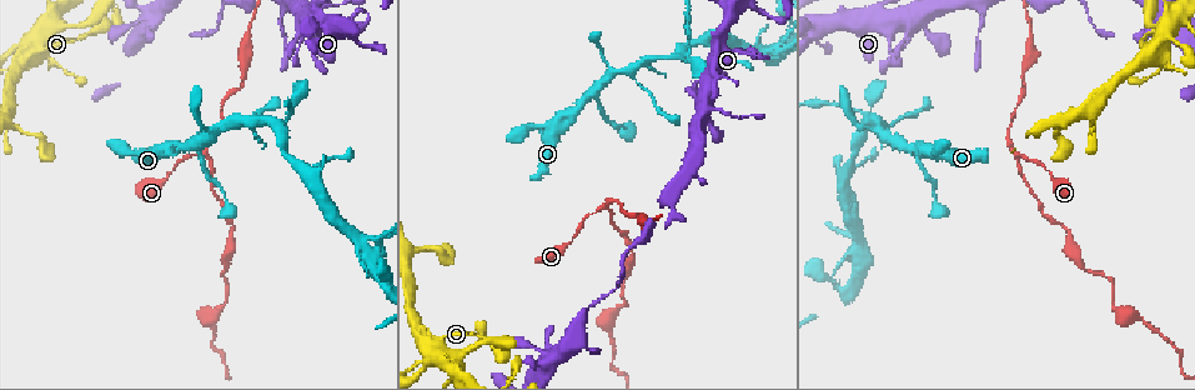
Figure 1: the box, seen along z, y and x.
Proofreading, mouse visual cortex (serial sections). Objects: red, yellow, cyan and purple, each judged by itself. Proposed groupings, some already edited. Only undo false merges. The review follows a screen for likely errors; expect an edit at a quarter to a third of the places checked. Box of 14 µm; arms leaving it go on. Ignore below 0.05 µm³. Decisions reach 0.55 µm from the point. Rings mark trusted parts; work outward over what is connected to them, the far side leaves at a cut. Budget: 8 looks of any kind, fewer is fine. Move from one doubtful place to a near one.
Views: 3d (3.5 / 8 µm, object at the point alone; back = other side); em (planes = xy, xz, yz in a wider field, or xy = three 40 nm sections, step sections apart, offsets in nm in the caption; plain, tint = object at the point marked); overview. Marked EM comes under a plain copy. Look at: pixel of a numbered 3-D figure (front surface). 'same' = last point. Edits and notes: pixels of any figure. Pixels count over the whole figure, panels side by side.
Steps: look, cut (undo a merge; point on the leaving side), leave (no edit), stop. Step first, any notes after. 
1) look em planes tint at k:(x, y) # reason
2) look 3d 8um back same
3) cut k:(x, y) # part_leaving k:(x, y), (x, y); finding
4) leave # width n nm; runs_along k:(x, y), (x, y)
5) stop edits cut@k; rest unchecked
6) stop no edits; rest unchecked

look 3d 3.5um at 1:(1018, 156) # a narrow waist

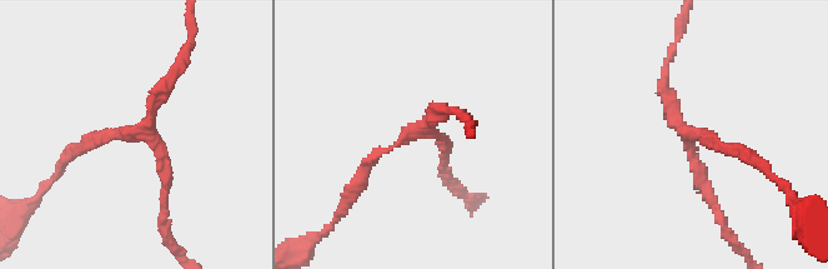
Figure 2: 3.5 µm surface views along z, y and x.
look em xy step 3 tint at 2:(139, 134) # need the tissue

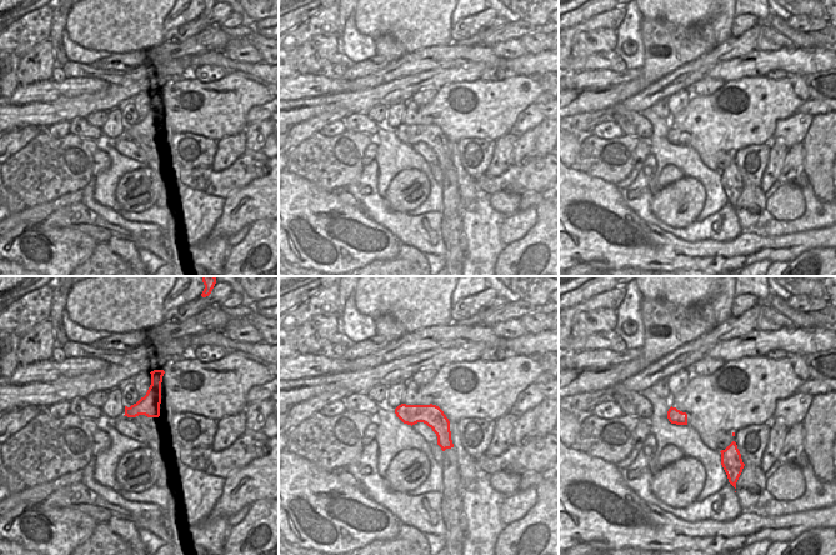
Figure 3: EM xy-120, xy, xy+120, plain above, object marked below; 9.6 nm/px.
leave # runs_along 2:(78, 149), (147, 134), (166, 173), (162, 199); continuous, no second cell

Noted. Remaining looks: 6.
look 3d 8um at 1:(921, 19) # small branch off a trunk

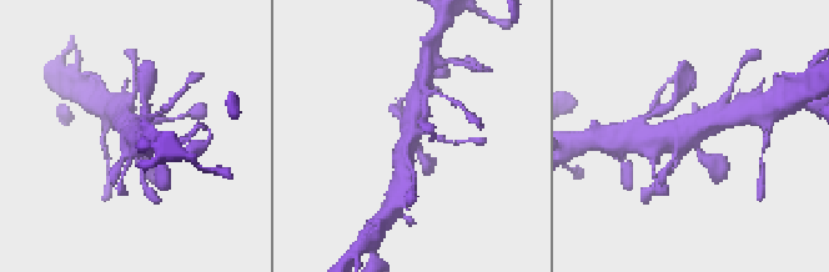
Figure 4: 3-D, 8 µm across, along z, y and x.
look em xy step 2 tint at 4:(692, 137)

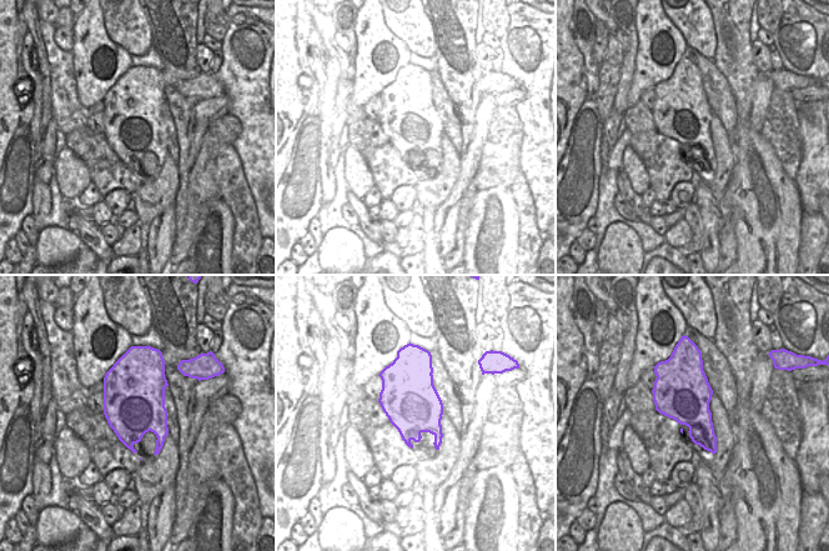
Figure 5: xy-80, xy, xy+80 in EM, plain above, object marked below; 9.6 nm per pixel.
leave # runs_along 4:(656, 140), (696, 132), (721, 120); continuous, no second cell

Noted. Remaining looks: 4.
look 3d 3.5um at 1:(30, 52) # abrupt turn

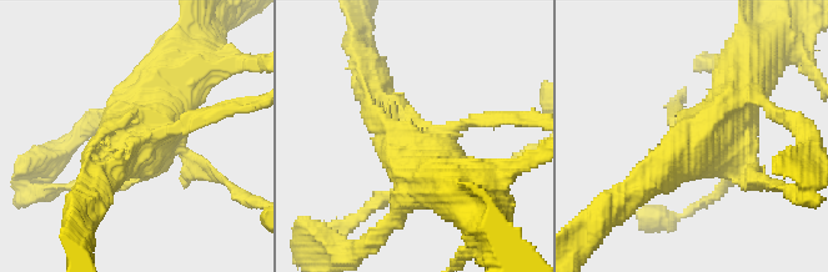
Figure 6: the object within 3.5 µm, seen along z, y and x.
look em xy step 3 tint at 6:(414, 155)

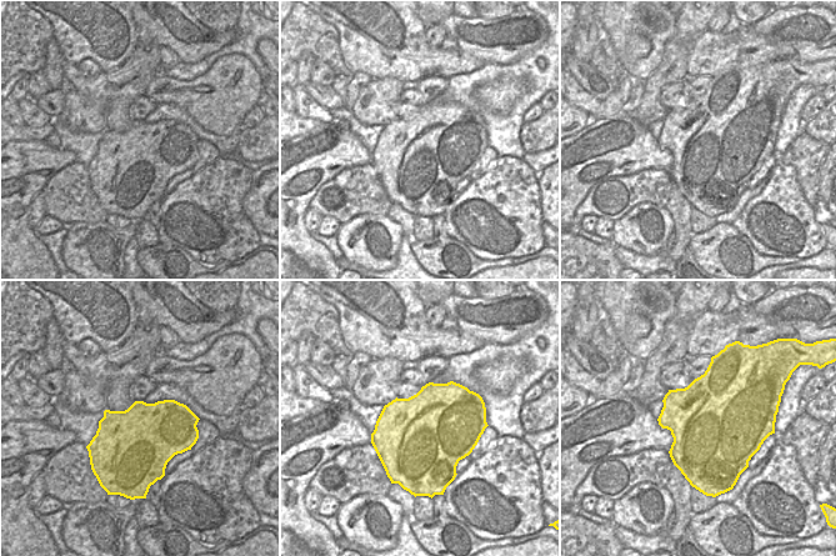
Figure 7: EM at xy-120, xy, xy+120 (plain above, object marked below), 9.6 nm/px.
leave # runs_along 6:(196, 117), (147, 129), (94, 179); one cell here

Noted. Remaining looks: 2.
look 3d 3.5um at 1:(294, 109) # three arms meet

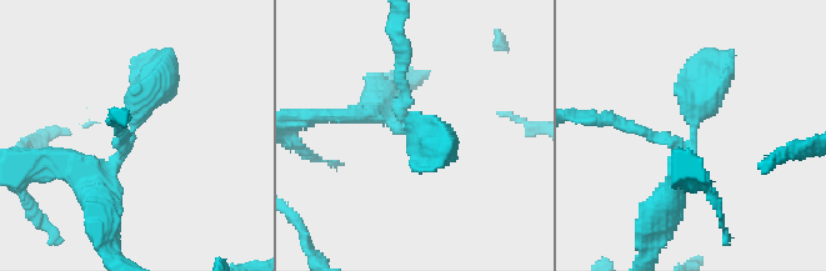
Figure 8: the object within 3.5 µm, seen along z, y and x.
look em xy step 3 tint at 8:(409, 131) # arms 3; arm_widths 150, 250, 400 nm

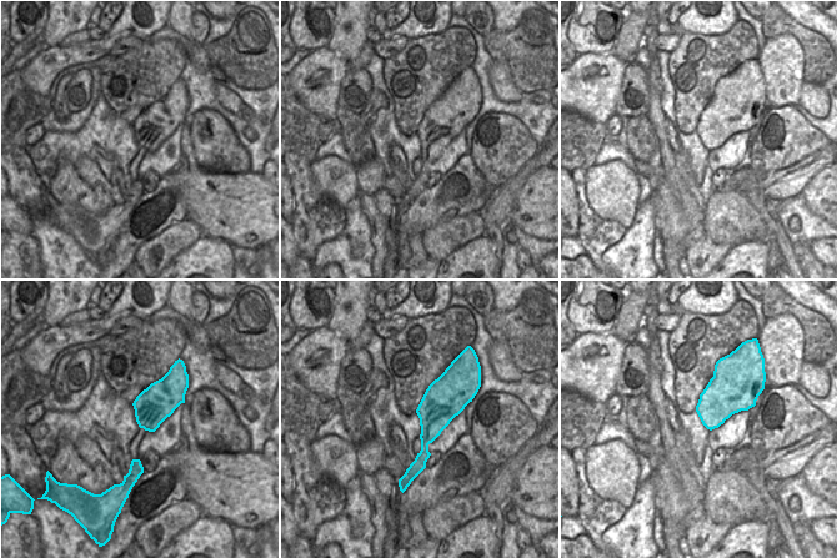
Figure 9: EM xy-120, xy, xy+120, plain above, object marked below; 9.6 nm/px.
cut 8:(121, 133) # part_leaving 8:(123, 149), (119, 115); a second cell is stuck on

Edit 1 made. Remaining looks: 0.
stop edits cut@8; rest unchecked

